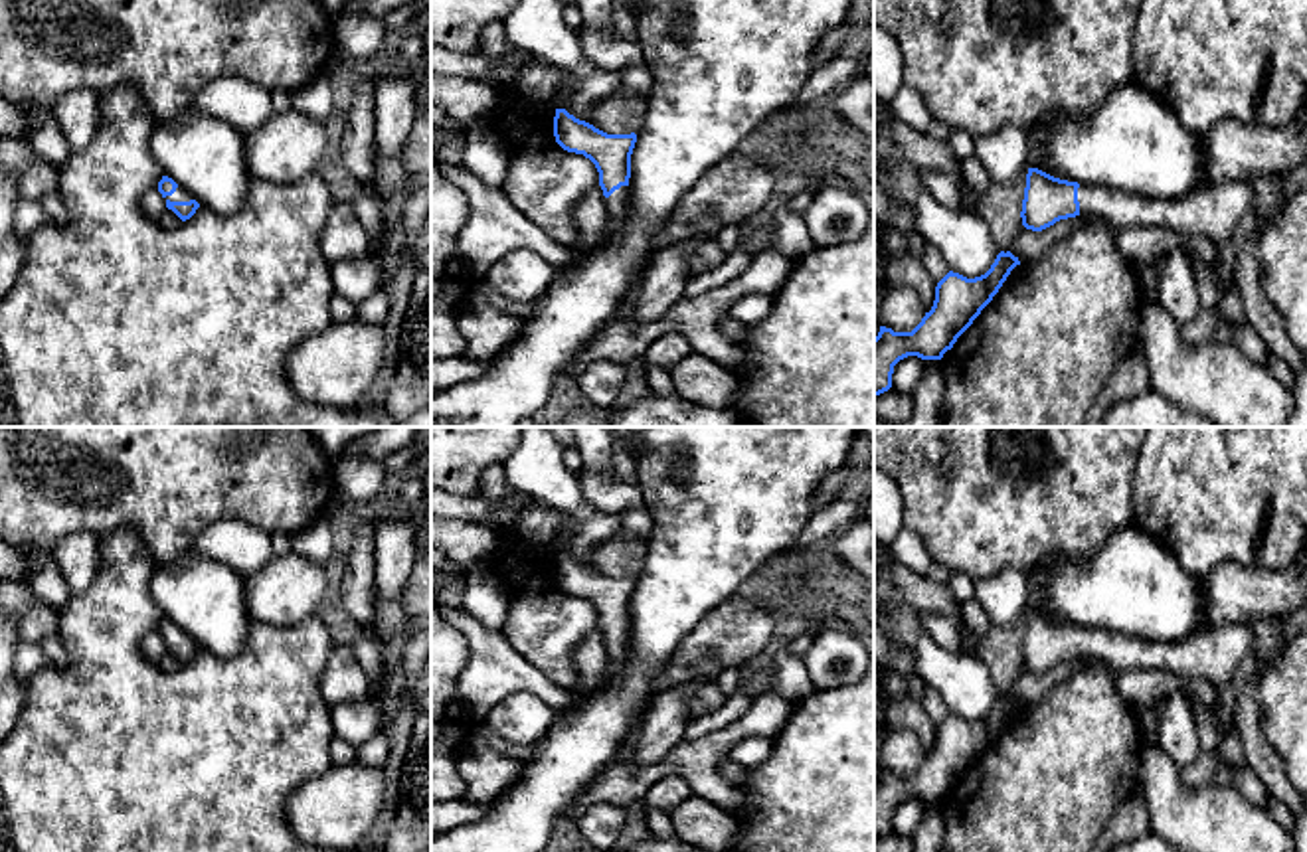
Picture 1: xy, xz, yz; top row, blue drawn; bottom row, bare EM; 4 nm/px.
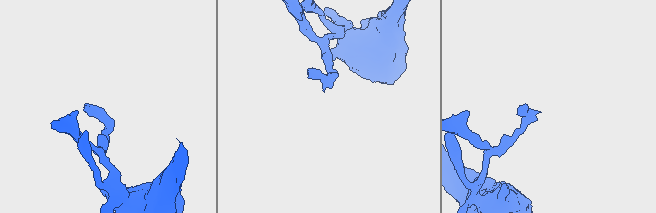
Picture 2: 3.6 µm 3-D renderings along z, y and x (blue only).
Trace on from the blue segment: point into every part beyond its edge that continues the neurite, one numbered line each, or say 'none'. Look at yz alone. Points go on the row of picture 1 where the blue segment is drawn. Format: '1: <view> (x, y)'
1: yz (1213, 212)

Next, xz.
1: xz (615, 204)

